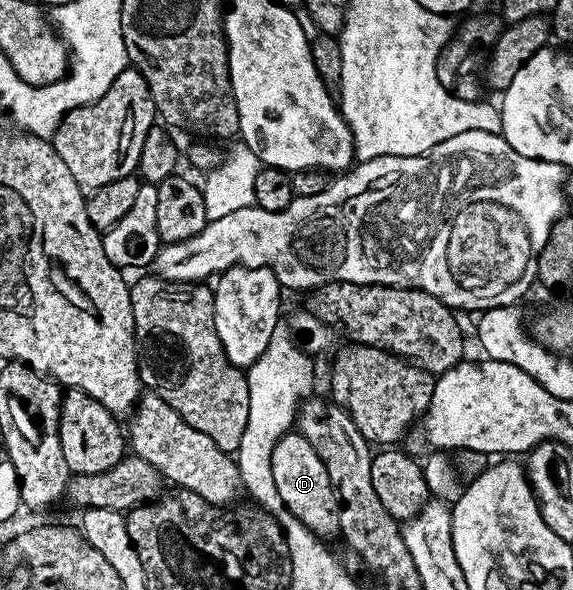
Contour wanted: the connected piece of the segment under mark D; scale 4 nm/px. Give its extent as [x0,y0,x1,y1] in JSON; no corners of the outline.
[271,432,341,540]

